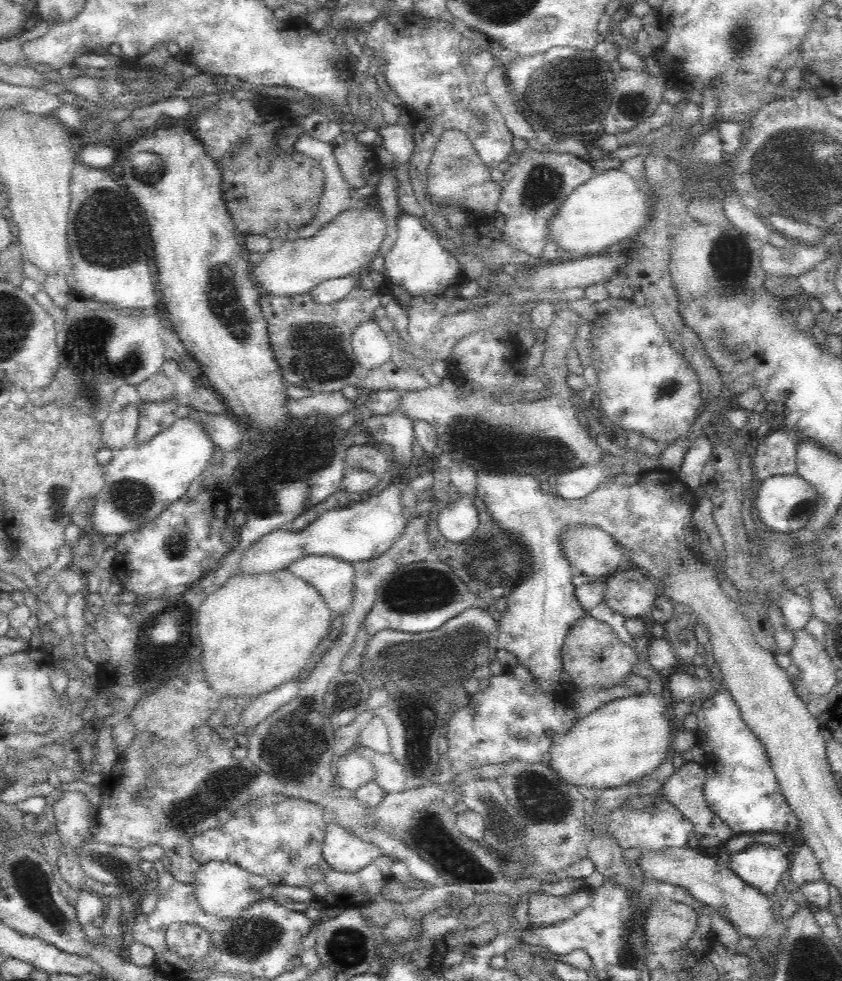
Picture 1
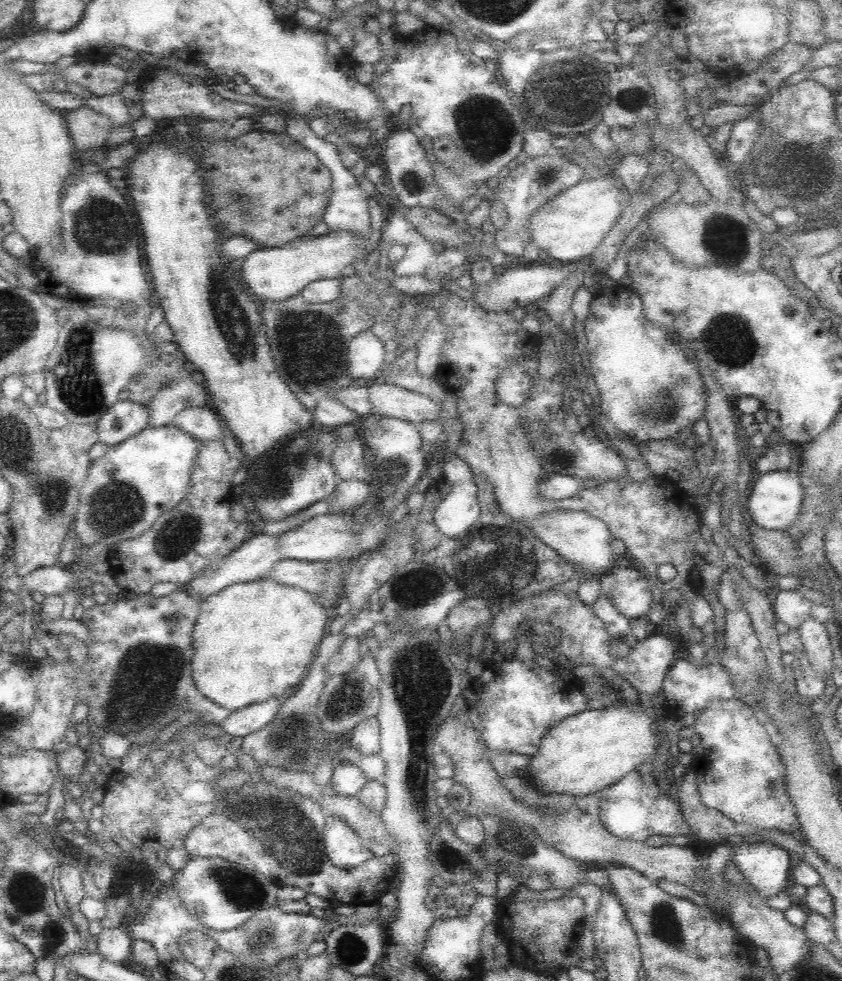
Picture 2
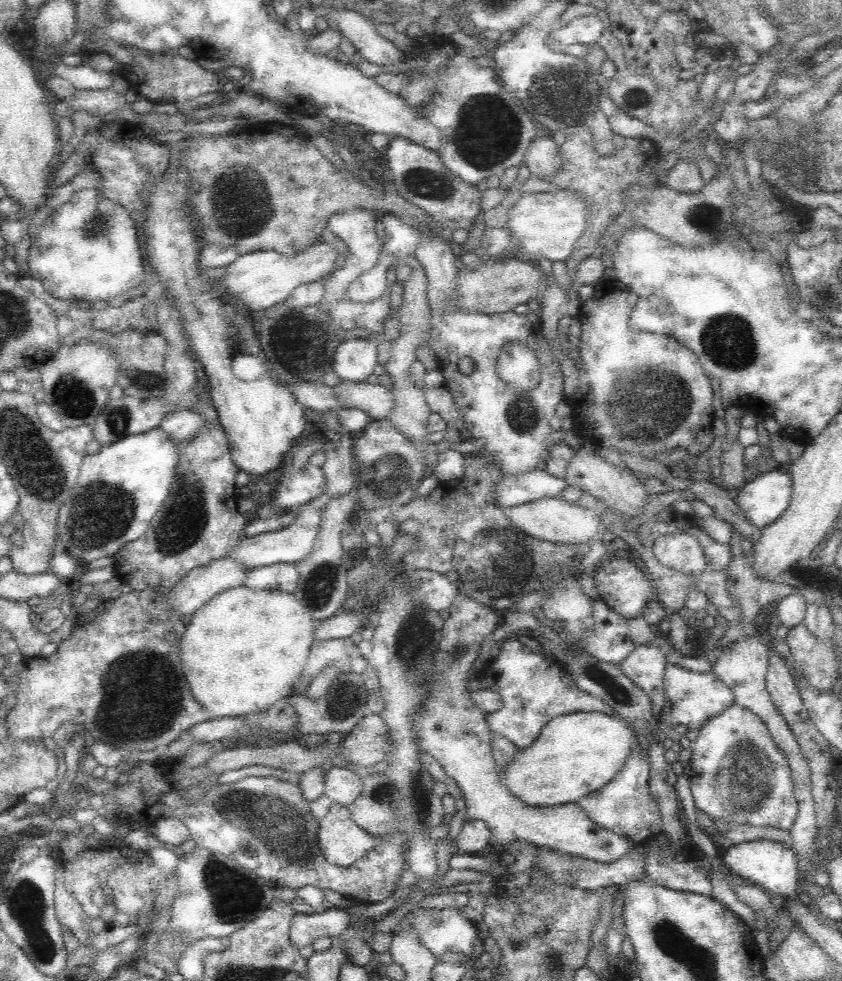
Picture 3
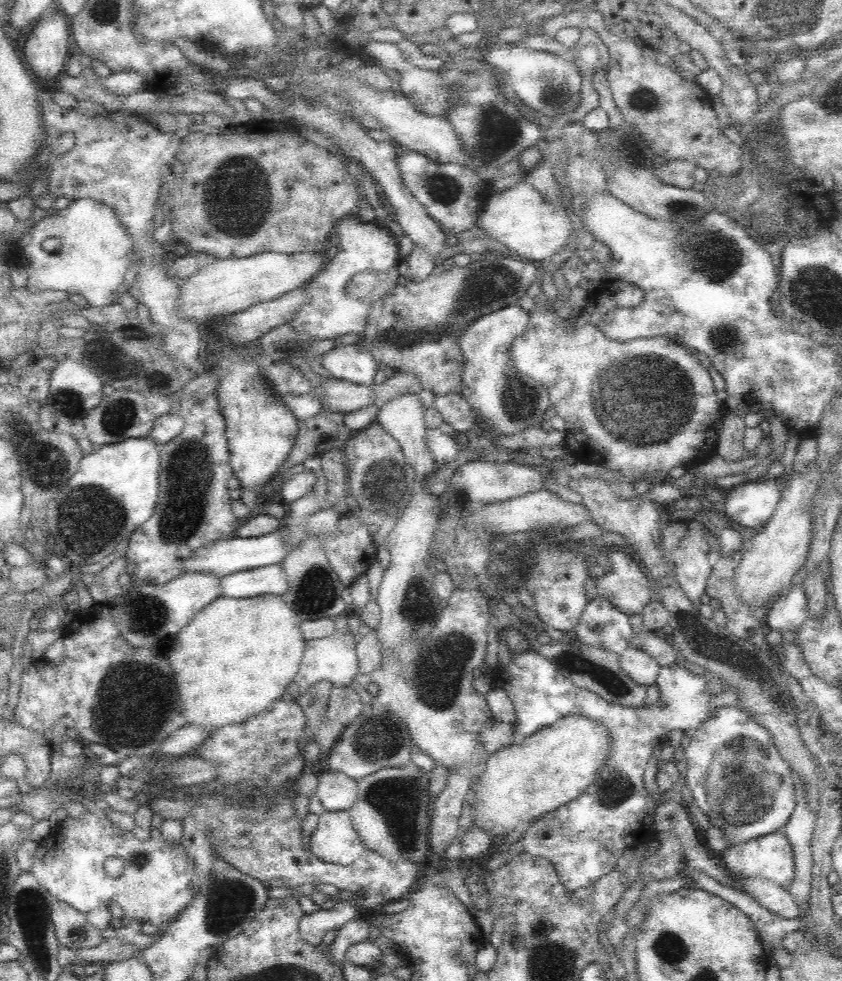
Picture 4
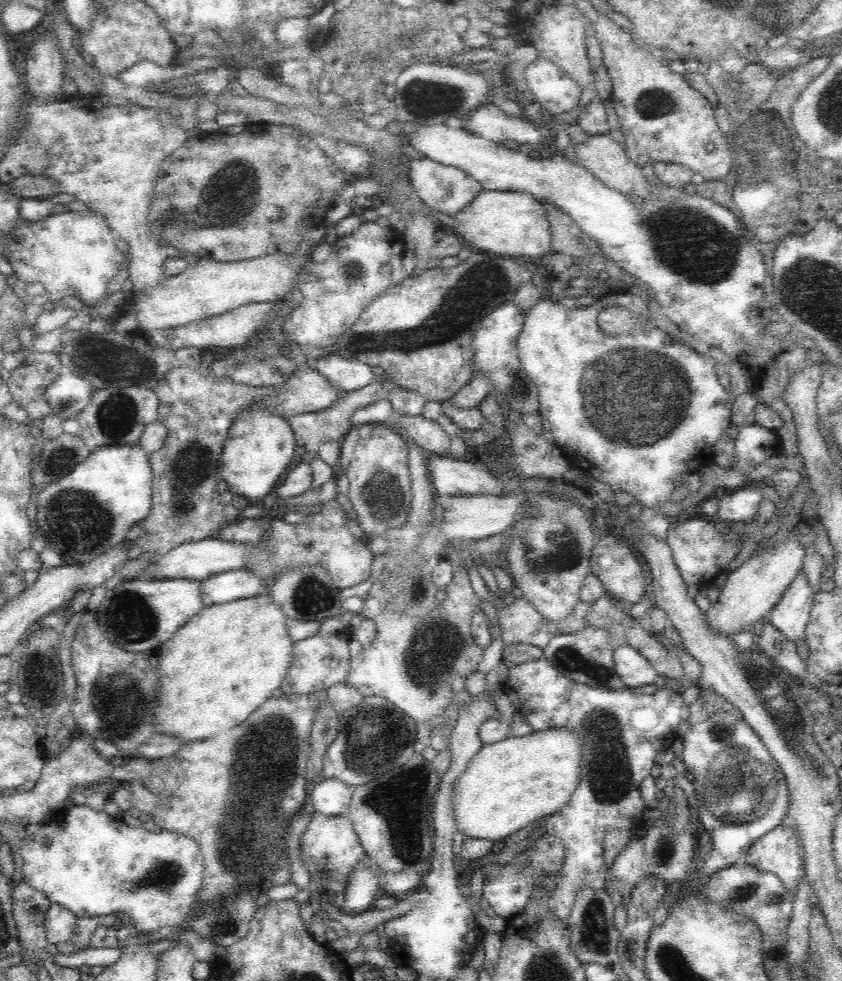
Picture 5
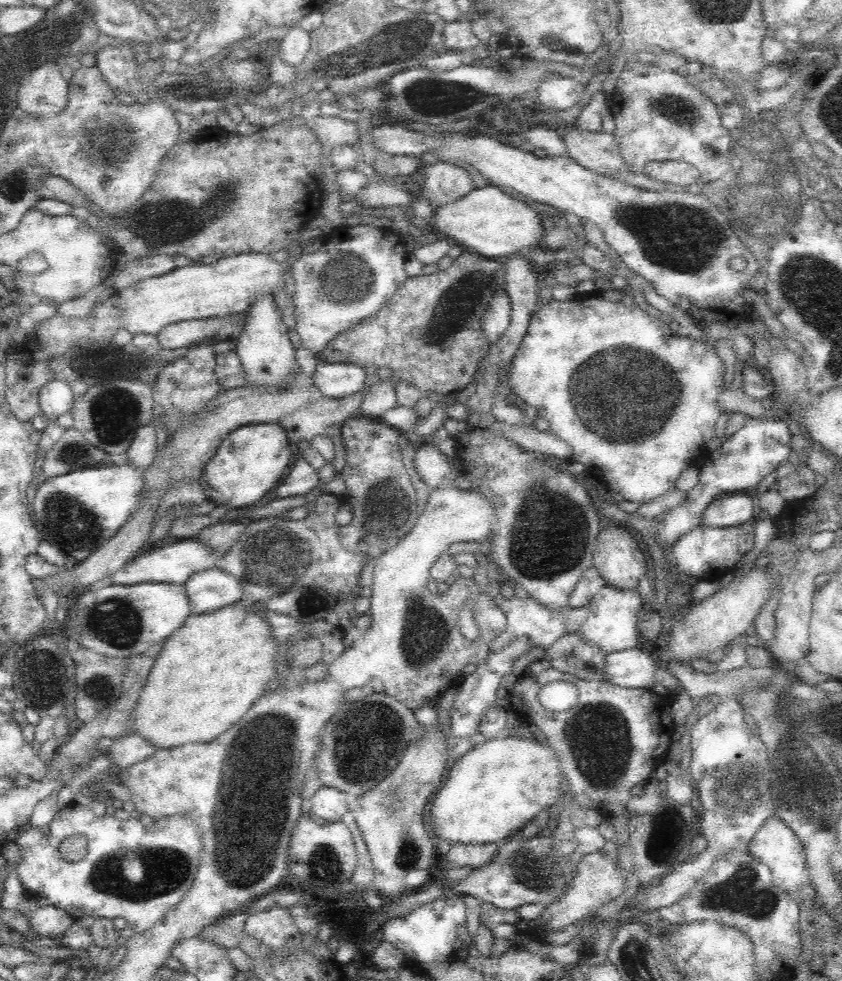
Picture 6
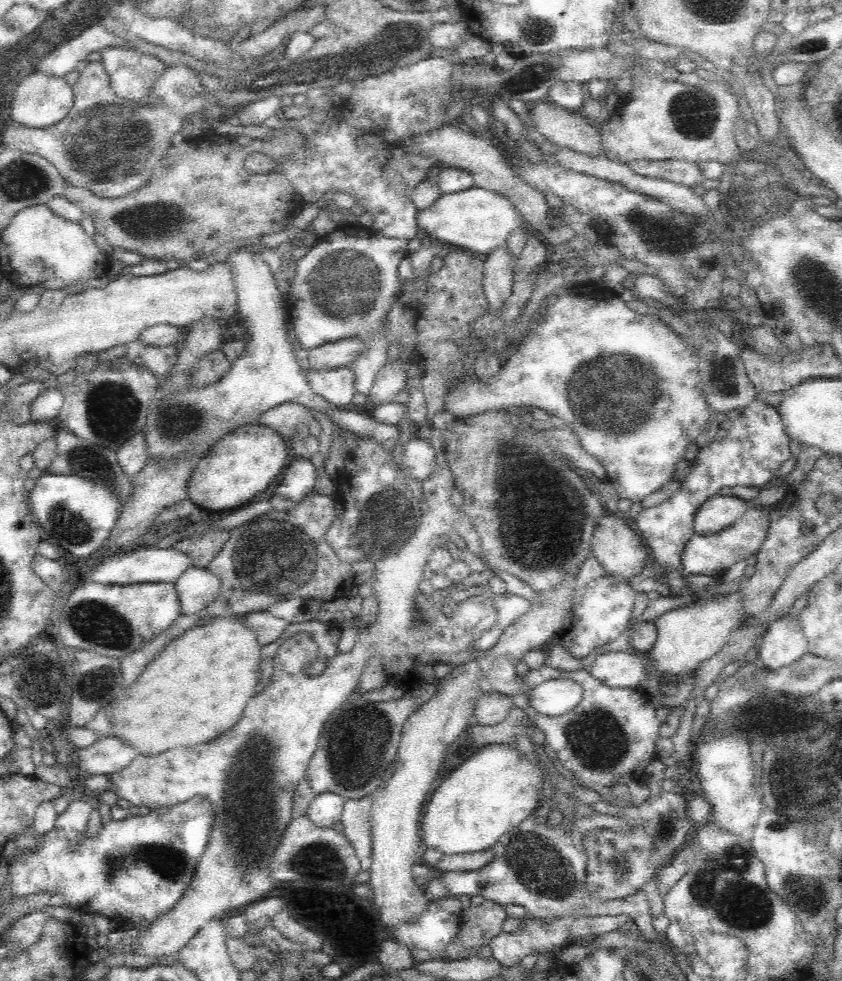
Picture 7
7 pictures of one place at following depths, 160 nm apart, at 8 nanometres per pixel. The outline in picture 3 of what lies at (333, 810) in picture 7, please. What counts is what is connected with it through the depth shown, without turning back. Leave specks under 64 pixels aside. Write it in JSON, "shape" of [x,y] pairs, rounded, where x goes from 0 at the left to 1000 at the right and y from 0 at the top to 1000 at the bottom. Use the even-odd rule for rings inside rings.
{"shape":[[[400,776],[392,787],[386,789],[385,811],[397,820],[413,823],[429,811],[430,805],[431,794],[420,789],[419,783],[405,777]]]}

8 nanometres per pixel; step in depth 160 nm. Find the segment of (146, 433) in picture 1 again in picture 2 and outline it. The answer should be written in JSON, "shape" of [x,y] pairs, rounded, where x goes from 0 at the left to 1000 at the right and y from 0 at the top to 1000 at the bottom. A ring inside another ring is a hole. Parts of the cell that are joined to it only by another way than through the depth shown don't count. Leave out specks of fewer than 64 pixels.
{"shape":[[[224,380],[223,383],[216,383],[216,385],[194,393],[176,413],[178,419],[177,434],[201,434],[213,420],[216,420],[220,416],[249,414],[249,408],[246,399],[242,399],[238,391],[230,389]]]}

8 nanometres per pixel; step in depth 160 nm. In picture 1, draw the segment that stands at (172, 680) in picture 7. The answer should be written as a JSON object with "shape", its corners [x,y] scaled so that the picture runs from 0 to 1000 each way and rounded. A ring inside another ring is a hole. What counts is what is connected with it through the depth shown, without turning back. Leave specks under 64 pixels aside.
{"shape":[[[342,581],[274,587],[266,597],[240,613],[235,623],[234,645],[242,663],[240,679],[247,698],[268,712],[295,712],[321,705],[337,695],[356,692],[373,664],[387,656],[393,632],[391,618],[378,601]]]}

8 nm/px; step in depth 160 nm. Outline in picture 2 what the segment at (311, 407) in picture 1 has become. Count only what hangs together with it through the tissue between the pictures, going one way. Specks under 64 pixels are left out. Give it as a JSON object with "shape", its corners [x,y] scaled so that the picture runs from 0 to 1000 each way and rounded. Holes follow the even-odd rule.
{"shape":[[[394,403],[378,405],[373,416],[372,428],[378,429],[387,436],[406,435],[409,433],[426,433],[430,426],[424,420],[411,416],[406,411],[397,408]]]}

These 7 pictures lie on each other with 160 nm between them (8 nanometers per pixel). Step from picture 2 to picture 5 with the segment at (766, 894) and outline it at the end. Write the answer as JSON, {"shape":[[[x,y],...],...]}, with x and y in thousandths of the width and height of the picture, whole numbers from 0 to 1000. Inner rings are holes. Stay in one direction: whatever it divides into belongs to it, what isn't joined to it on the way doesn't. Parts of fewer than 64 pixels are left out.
{"shape":[[[936,835],[895,858],[887,877],[891,882],[920,891],[939,909],[956,894],[954,863],[948,846]]]}

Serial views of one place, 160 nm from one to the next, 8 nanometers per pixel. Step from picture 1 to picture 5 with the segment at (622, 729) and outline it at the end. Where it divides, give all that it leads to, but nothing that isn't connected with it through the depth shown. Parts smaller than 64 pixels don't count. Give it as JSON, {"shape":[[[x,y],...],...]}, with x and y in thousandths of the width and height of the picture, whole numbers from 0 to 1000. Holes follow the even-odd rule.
{"shape":[[[675,743],[632,745],[625,750],[606,749],[587,758],[574,758],[540,798],[536,827],[539,829],[543,848],[552,851],[552,854],[584,858],[599,856],[627,840],[638,840],[643,834],[664,828],[686,802],[689,775],[689,756]]]}

